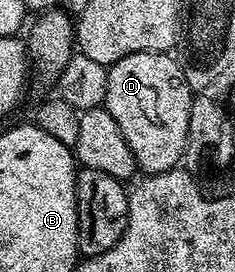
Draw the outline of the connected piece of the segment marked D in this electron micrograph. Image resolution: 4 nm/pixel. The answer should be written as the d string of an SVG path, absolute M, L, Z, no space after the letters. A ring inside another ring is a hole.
M162 51L129 53L107 67L103 106L117 121L121 137L135 158L136 168L144 176L165 173L180 166L187 149L189 109L193 92L185 81L178 62Z

